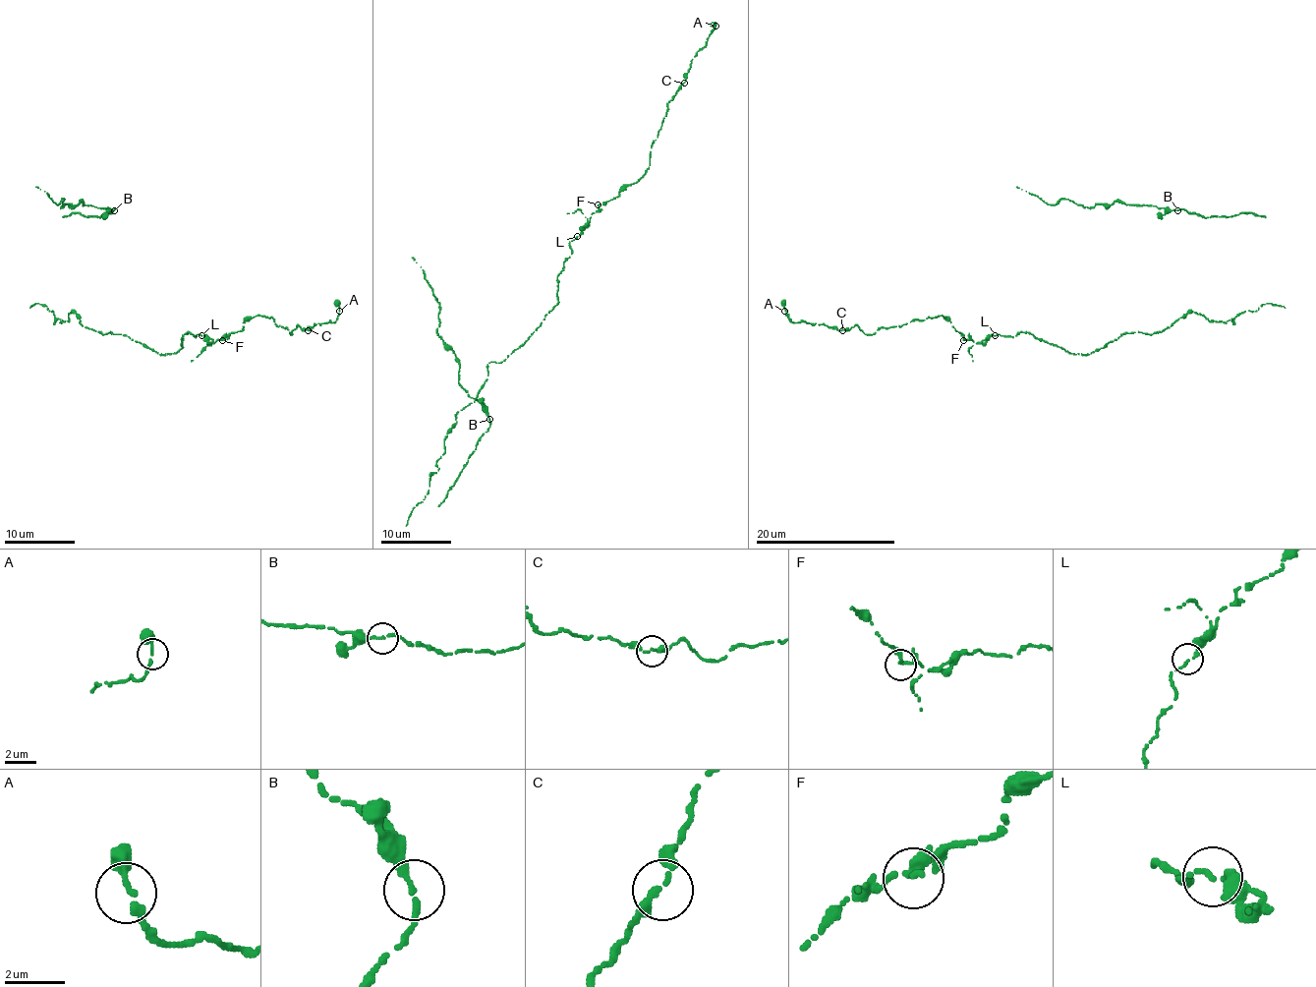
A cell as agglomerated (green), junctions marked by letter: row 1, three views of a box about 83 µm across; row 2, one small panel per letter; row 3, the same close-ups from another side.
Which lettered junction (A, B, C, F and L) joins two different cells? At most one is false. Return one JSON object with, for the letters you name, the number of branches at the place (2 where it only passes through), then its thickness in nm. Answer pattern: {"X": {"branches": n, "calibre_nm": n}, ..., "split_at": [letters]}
{"B": {"branches": 2, "calibre_nm": 220}, "split_at": ["B"]}

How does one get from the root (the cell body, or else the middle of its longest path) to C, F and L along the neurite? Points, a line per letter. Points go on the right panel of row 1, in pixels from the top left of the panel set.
C: (1156, 331), (1121, 333), (1073, 355), (1028, 331), (965, 340), (944, 316), (874, 333), (842, 330)
F: (1156, 331), (1121, 333), (1090, 355), (1073, 355), (1028, 331), (1012, 337), (999, 333), (984, 342), (963, 340)
L: (1156, 331), (1121, 333), (1090, 355), (1073, 355), (1039, 340), (1028, 331), (1019, 331), (1012, 337), (995, 335)

